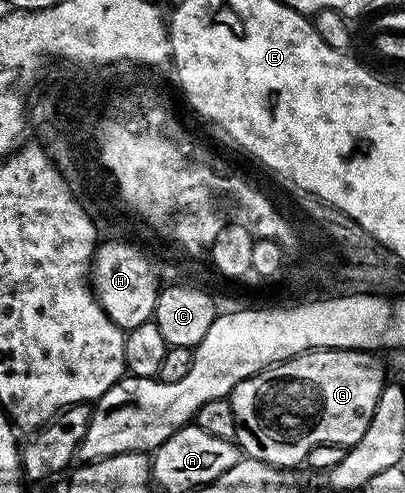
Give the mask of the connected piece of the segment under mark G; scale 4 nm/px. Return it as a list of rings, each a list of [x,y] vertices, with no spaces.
[[[312,350],[308,354],[298,354],[287,362],[278,362],[275,366],[269,366],[267,370],[262,370],[259,374],[252,375],[248,380],[236,384],[236,388],[230,393],[229,400],[232,404],[232,412],[236,412],[236,432],[238,433],[236,442],[240,447],[241,453],[245,457],[255,458],[273,466],[298,468],[305,463],[306,458],[312,452],[312,448],[316,448],[317,446],[349,448],[357,444],[364,436],[364,432],[376,412],[378,397],[384,385],[381,368],[374,366],[374,362],[370,358],[373,357],[370,357],[361,350]]]

